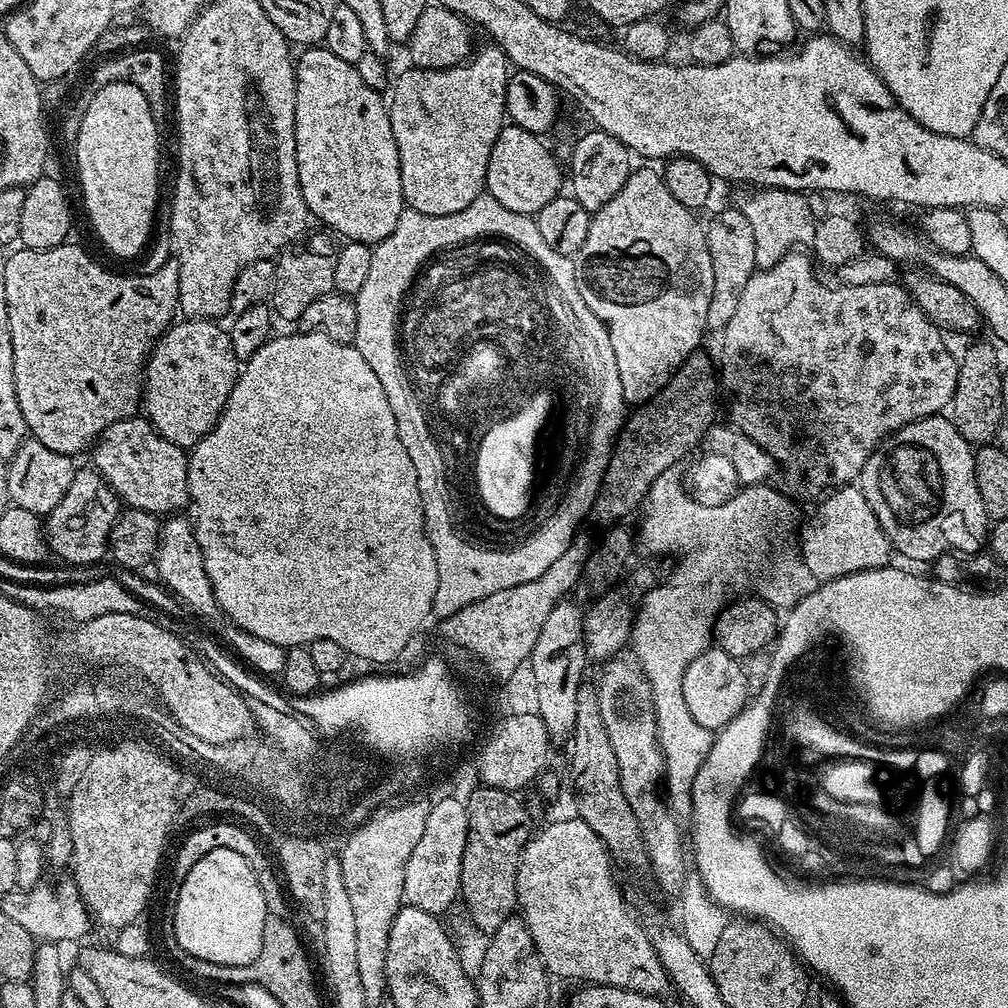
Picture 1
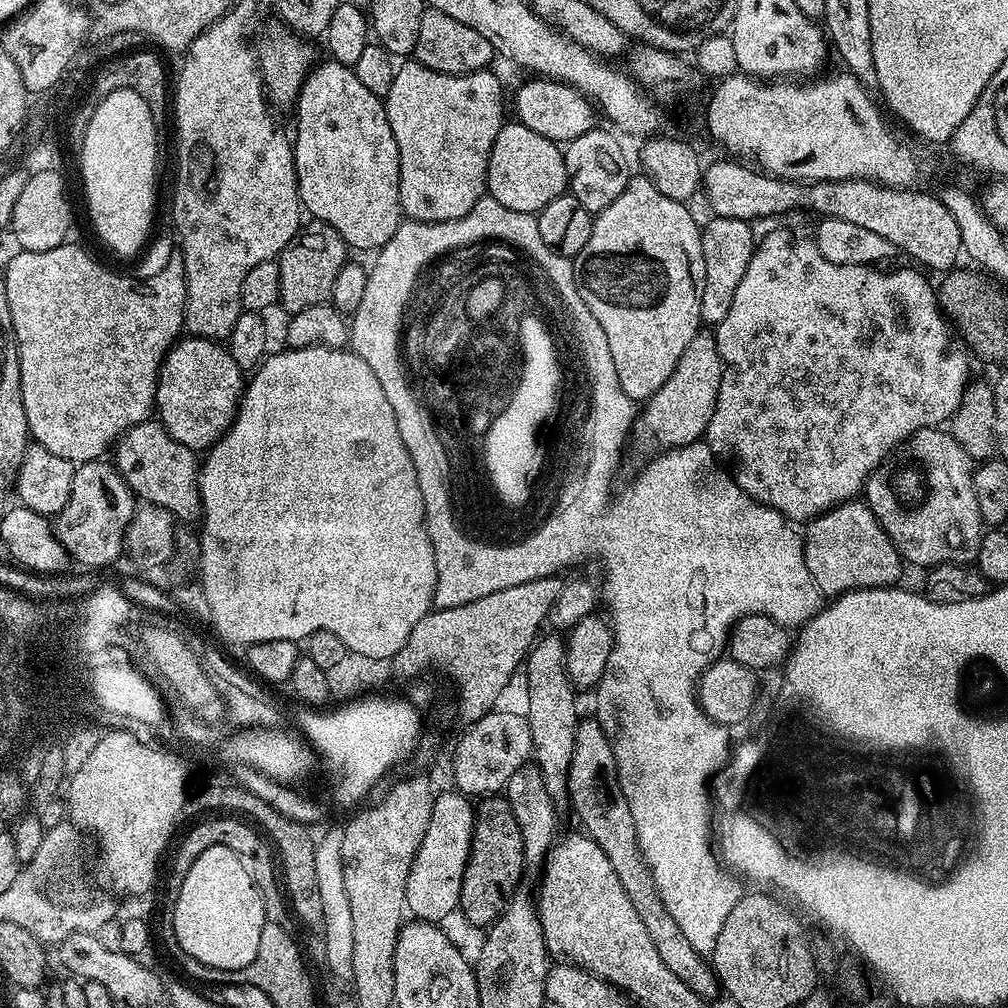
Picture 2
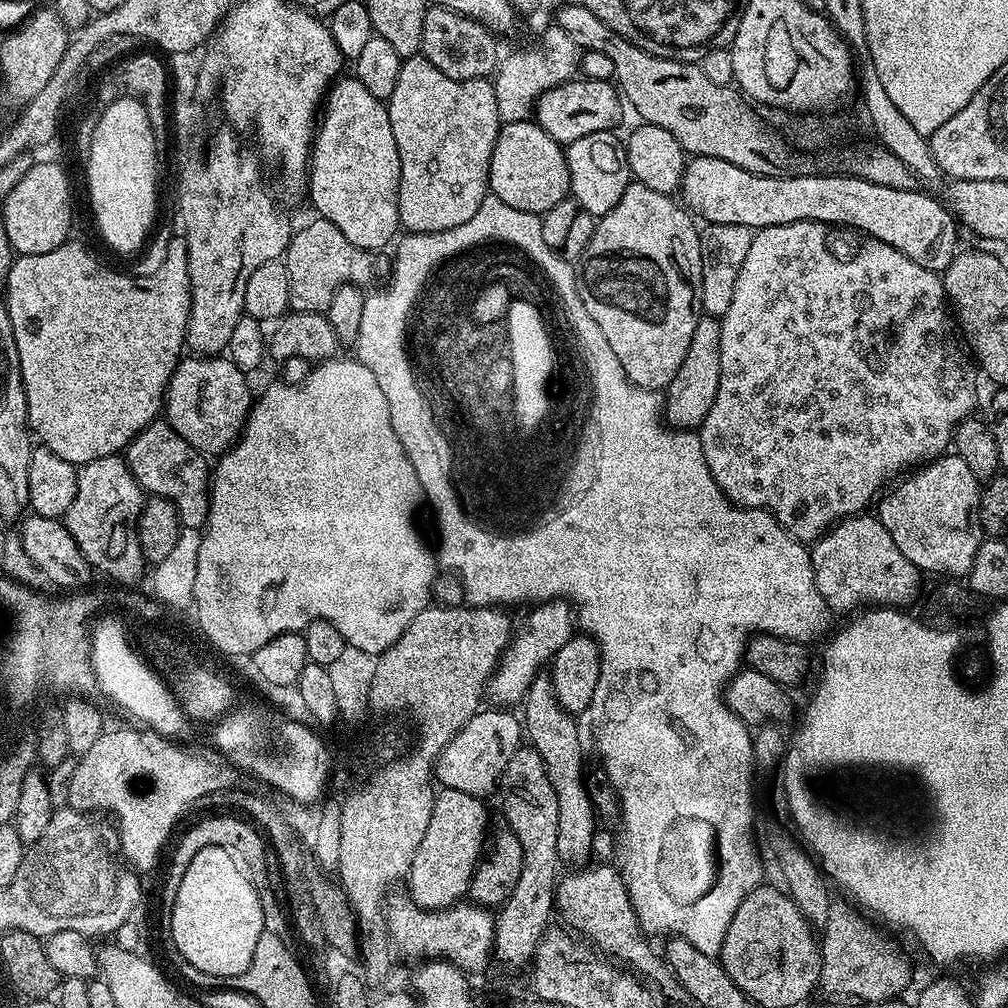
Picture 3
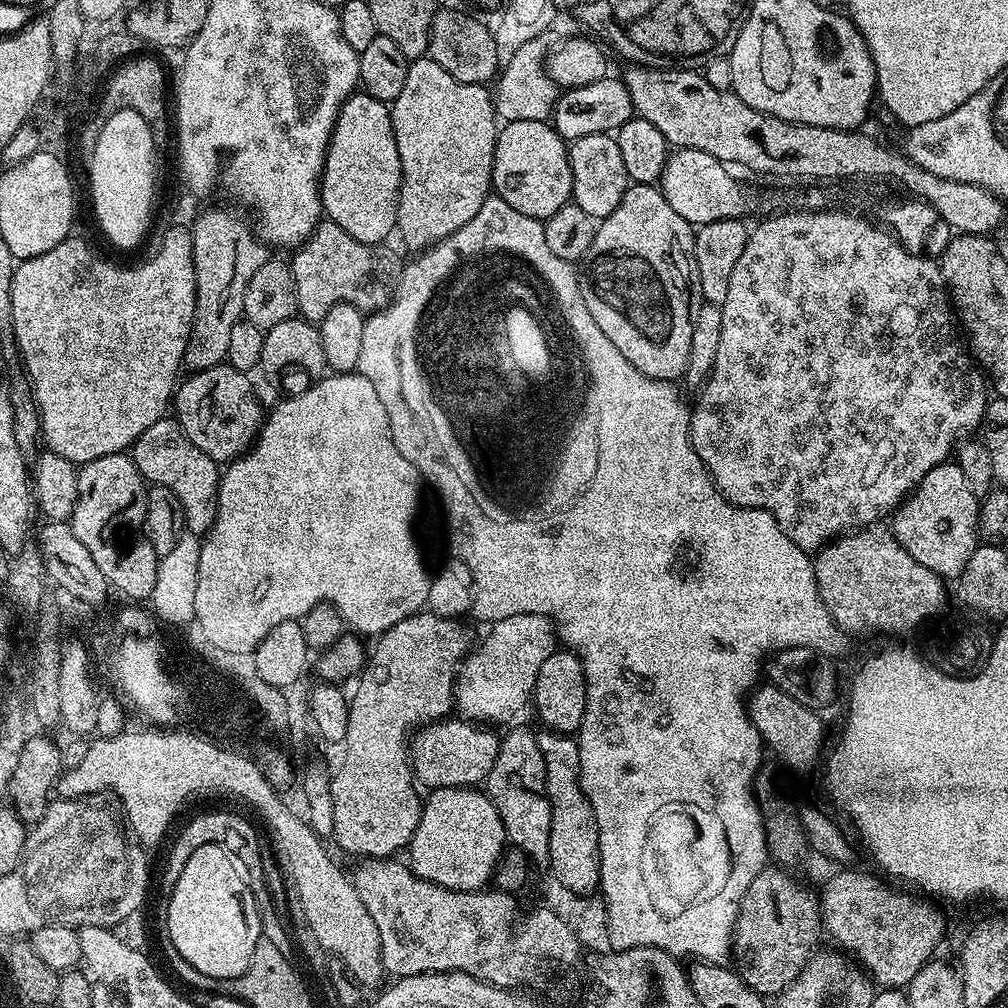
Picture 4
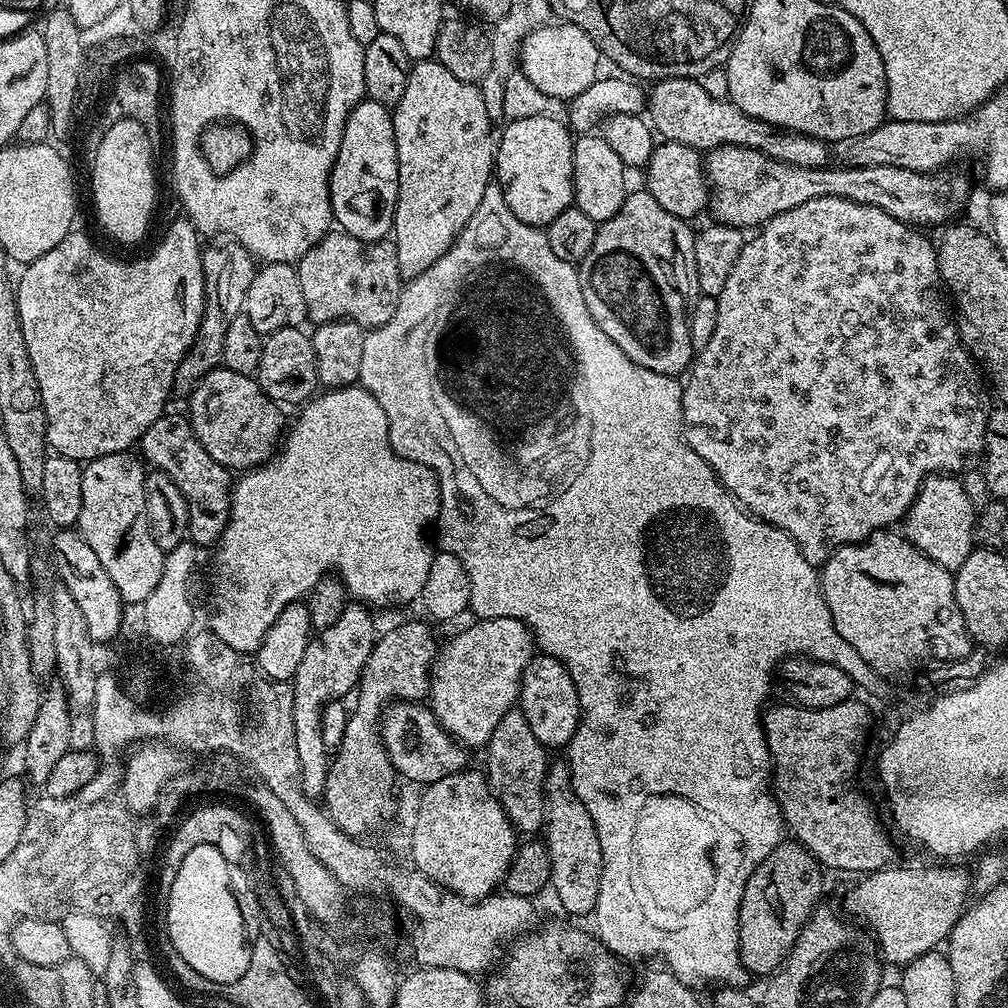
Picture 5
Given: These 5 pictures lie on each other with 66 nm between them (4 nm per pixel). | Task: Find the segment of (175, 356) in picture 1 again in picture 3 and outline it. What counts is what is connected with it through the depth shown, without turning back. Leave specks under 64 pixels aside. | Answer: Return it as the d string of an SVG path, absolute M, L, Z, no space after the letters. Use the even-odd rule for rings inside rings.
M188 354L172 371L166 393L166 422L190 446L216 458L228 451L244 430L254 392L248 389L246 374L234 362L219 356Z

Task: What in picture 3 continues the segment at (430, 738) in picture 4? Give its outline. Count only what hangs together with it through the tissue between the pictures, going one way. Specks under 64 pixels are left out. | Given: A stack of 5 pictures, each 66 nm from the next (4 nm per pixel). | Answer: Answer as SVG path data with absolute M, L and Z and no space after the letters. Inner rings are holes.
M481 710L462 726L462 730L449 744L440 749L434 761L434 780L441 789L462 790L462 794L487 797L487 792L495 793L500 783L502 770L506 762L514 758L516 751L522 747L522 724L511 716L511 711Z

